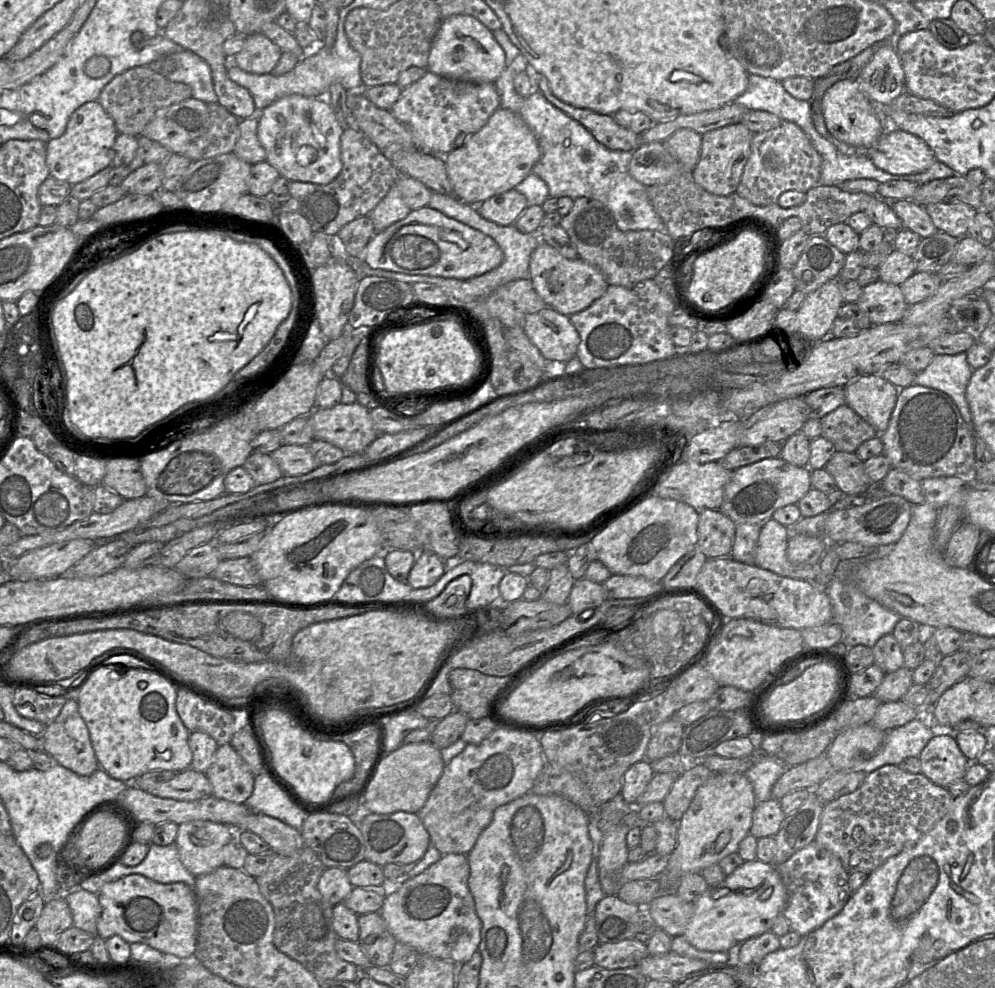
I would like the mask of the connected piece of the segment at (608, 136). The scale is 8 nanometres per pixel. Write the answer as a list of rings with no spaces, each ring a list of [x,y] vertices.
[[[539,73],[539,88],[555,107],[579,121],[594,138],[614,151],[634,151],[641,143],[641,135],[619,125],[612,115],[600,114],[590,109],[575,107],[559,99],[551,90],[547,78]]]

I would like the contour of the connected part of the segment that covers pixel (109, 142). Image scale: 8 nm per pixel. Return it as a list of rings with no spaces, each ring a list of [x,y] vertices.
[[[98,101],[83,104],[70,116],[63,135],[46,143],[49,176],[75,185],[112,166],[113,145],[117,136],[113,119]]]

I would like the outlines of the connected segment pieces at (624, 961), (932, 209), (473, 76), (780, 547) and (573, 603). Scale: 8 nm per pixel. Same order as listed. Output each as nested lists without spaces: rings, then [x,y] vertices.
[[[637,939],[599,943],[594,949],[594,966],[605,969],[635,967],[649,955],[647,945]]]
[[[962,202],[932,203],[925,206],[937,229],[958,239],[968,235],[970,224],[979,209]]]
[[[471,15],[441,21],[428,57],[428,71],[455,80],[495,82],[506,67],[506,55],[492,31]]]
[[[770,518],[761,525],[754,565],[780,576],[806,580],[814,586],[818,564],[795,565],[787,557],[788,528]]]
[[[582,578],[574,581],[566,604],[571,609],[572,615],[579,615],[587,609],[600,606],[605,600],[602,584]]]

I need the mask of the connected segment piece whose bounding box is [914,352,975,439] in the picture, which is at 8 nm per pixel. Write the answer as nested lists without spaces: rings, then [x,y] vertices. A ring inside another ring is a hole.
[[[967,352],[954,355],[936,354],[930,364],[917,374],[914,383],[948,394],[956,403],[975,439],[975,426],[966,398],[966,388],[972,372],[973,369],[967,361]]]

